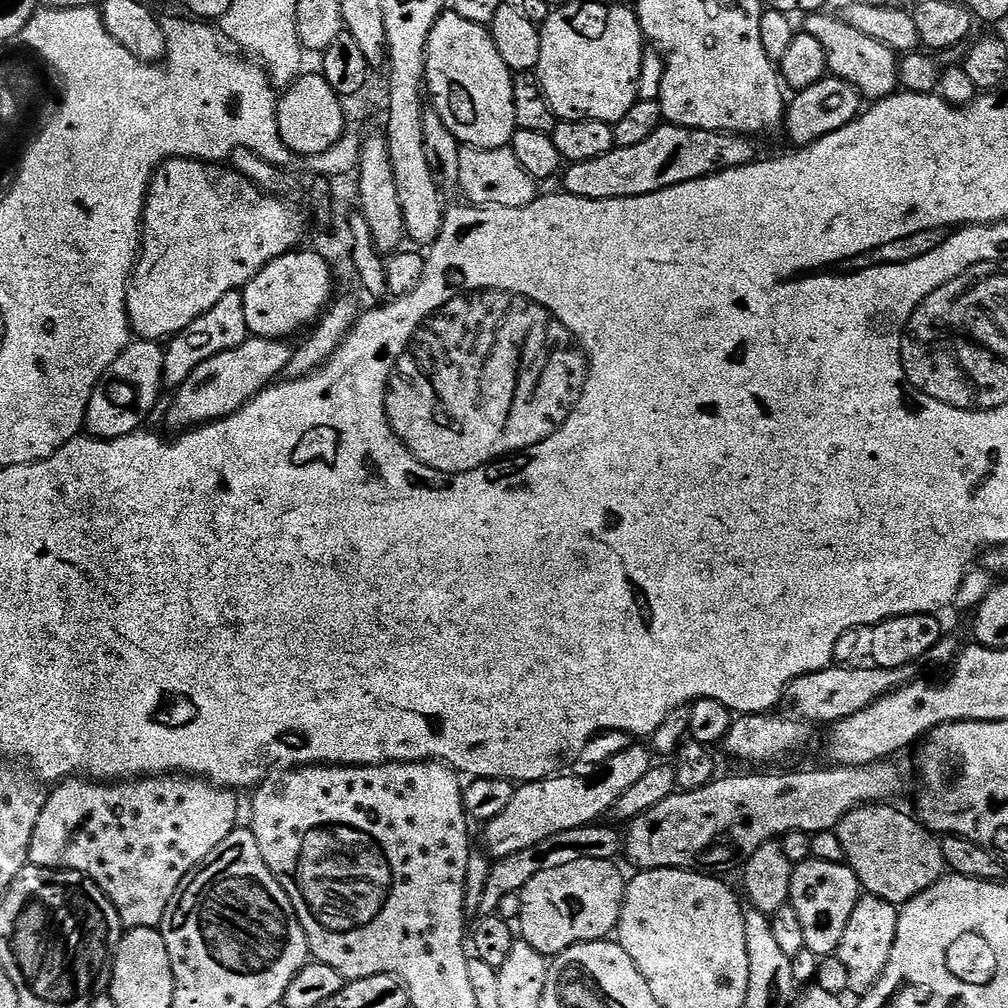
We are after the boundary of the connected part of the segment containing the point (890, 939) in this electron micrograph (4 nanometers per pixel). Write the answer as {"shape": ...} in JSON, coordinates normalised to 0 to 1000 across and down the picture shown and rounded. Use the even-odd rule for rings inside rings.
{"shape":[[[854,888],[853,894],[847,899],[847,907],[843,907],[843,915],[839,924],[835,926],[835,935],[831,935],[831,942],[827,945],[839,958],[839,967],[843,969],[841,984],[855,989],[875,970],[875,962],[879,962],[879,954],[883,954],[883,942],[887,942],[887,931],[891,927],[891,911],[893,910],[890,898],[879,895],[870,889]]]}

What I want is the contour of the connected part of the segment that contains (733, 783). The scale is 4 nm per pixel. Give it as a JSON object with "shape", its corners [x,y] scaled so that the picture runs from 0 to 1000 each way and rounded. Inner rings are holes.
{"shape":[[[874,756],[871,758],[860,758],[854,762],[835,762],[832,760],[820,760],[821,762],[806,762],[803,766],[778,766],[775,770],[722,770],[719,774],[710,772],[705,777],[700,778],[688,784],[688,786],[672,785],[666,790],[662,790],[657,796],[653,796],[653,800],[649,800],[649,804],[641,804],[641,808],[637,808],[632,813],[626,814],[622,818],[623,829],[618,834],[617,841],[623,849],[632,858],[635,863],[644,861],[681,861],[688,865],[696,865],[699,867],[714,867],[717,861],[726,861],[737,858],[739,853],[744,852],[748,847],[748,843],[752,843],[752,839],[764,837],[773,834],[775,829],[779,829],[782,825],[800,825],[809,827],[811,825],[824,825],[829,818],[833,816],[835,811],[843,808],[851,801],[859,798],[868,798],[870,796],[885,796],[889,789],[897,782],[897,770],[891,763],[885,759],[885,756]]]}

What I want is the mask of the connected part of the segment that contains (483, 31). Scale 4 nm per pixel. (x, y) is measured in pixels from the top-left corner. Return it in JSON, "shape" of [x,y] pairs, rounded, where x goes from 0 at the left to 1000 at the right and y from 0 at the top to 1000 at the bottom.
{"shape":[[[441,10],[435,22],[431,22],[431,30],[427,30],[421,73],[428,106],[457,144],[475,148],[502,147],[507,144],[508,134],[513,128],[508,84],[510,73],[504,68],[502,62],[498,62],[498,54],[494,54],[494,46],[490,46],[490,38],[481,25],[466,22],[451,10]]]}

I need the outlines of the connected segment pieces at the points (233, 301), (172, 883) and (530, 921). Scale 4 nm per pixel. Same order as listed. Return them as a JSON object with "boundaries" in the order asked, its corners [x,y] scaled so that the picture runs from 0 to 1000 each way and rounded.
{"boundaries":[[[[235,288],[224,292],[216,304],[204,308],[204,312],[197,313],[185,327],[181,327],[176,333],[170,334],[163,345],[163,379],[167,383],[177,383],[188,375],[188,371],[204,355],[212,355],[212,351],[220,351],[224,347],[232,347],[240,343],[240,339],[248,336],[248,330],[244,323],[244,304],[242,303],[241,289]]],[[[160,768],[122,776],[68,772],[53,782],[56,783],[52,787],[47,787],[38,819],[34,819],[28,844],[29,858],[80,865],[107,888],[124,922],[158,922],[181,871],[192,864],[200,851],[236,820],[235,787],[197,770]]],[[[574,853],[554,859],[554,863],[539,861],[530,867],[515,885],[518,895],[515,928],[545,950],[570,937],[604,932],[615,914],[621,880],[621,869],[611,859],[606,853]]]]}

